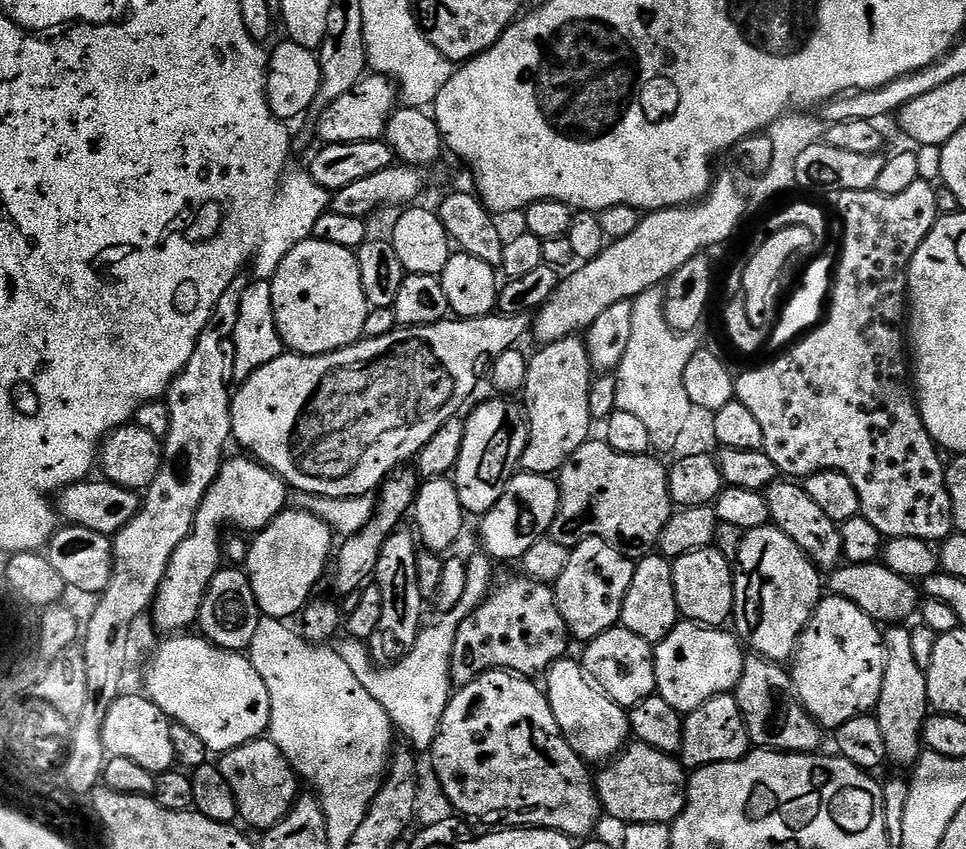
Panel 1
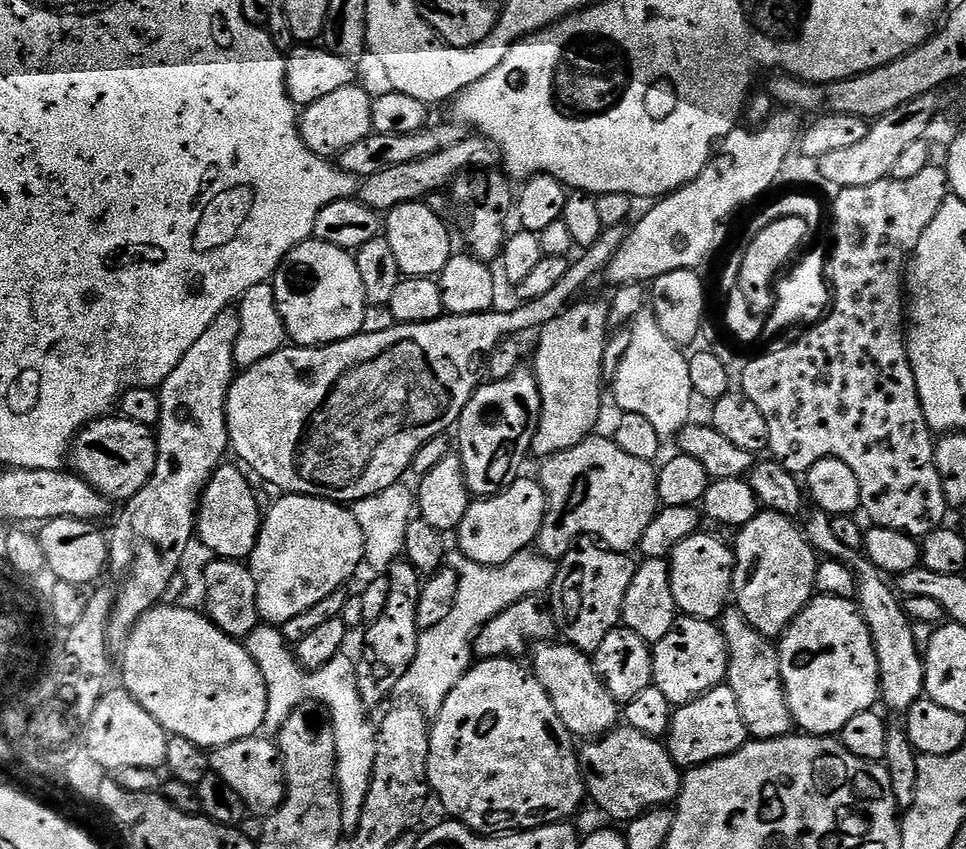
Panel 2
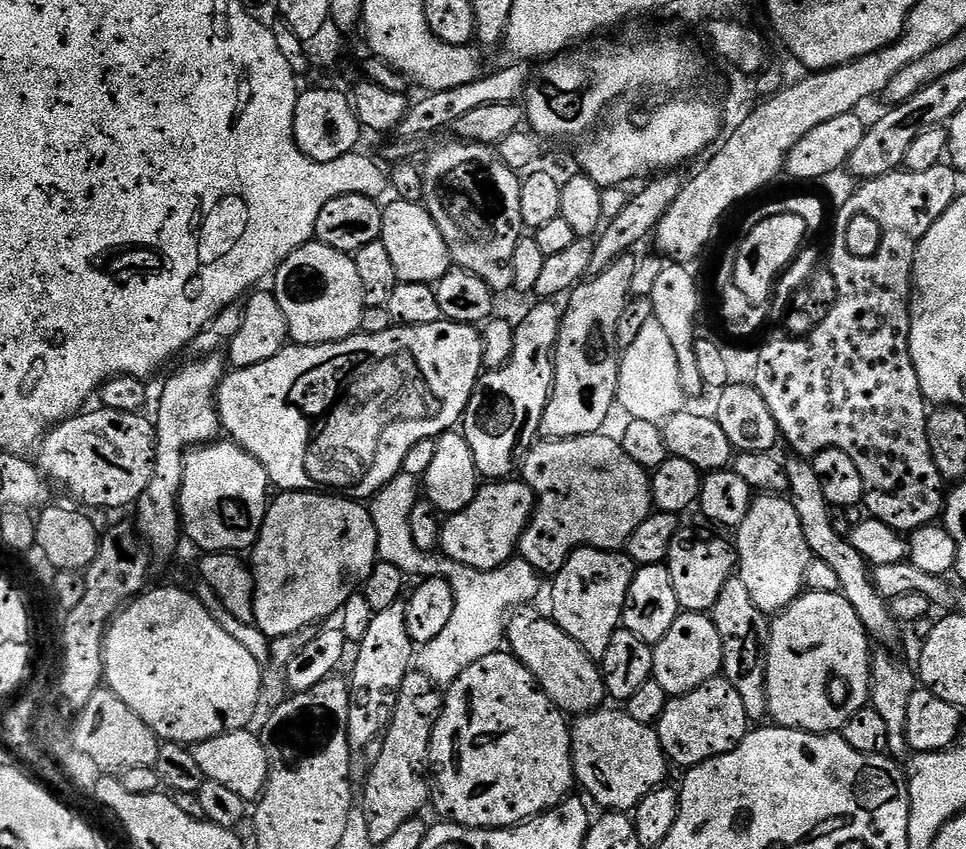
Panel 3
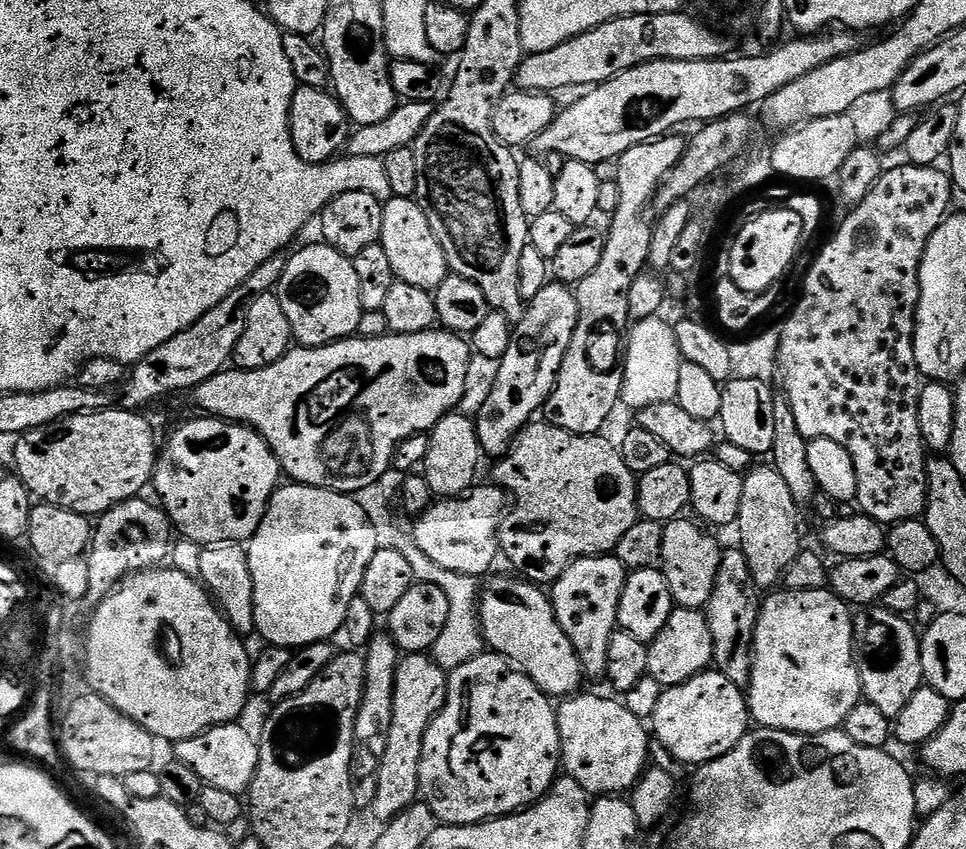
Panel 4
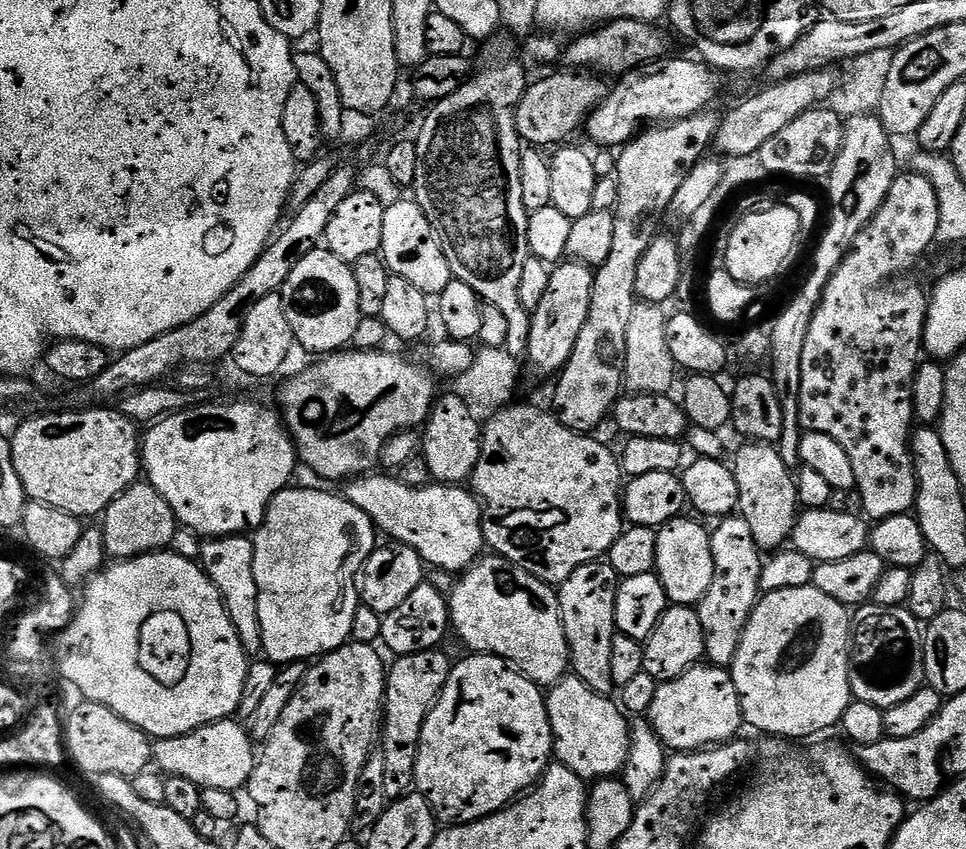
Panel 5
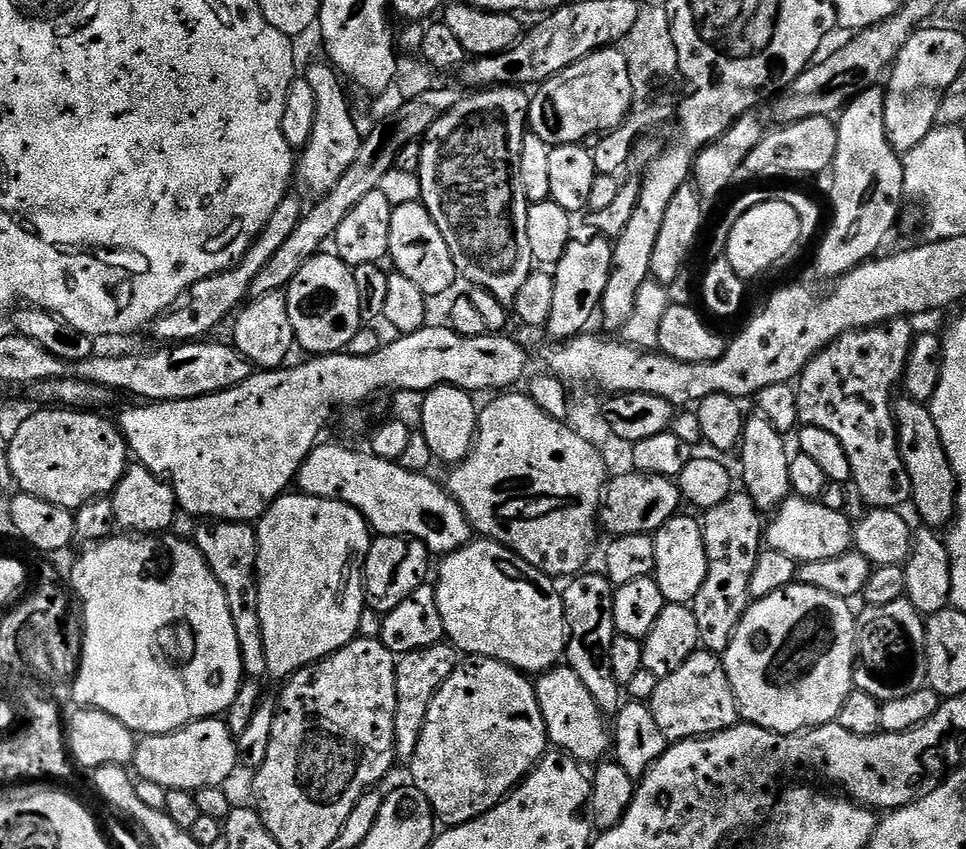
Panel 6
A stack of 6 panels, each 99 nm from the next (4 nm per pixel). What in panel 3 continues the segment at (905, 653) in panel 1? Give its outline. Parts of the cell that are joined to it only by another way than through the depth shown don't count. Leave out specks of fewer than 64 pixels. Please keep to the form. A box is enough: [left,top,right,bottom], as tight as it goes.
[784,459,902,646]

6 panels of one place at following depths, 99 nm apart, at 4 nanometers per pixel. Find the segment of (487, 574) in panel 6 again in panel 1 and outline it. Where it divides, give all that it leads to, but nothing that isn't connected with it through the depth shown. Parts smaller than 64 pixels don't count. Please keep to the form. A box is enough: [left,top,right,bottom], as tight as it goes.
[546,658,630,766]

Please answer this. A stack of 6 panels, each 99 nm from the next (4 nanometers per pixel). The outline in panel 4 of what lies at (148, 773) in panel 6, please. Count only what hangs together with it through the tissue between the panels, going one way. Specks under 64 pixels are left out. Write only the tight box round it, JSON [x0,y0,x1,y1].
[174,722,260,796]

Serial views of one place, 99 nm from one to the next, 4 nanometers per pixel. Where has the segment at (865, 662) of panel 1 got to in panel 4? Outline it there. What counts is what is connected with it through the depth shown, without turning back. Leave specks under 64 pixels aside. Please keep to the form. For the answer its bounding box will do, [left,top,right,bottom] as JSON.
[746,588,862,736]

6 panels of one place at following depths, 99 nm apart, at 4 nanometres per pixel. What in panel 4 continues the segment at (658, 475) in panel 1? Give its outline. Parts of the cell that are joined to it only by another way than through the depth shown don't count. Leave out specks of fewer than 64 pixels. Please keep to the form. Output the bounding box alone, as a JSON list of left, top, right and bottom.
[491,422,641,586]

